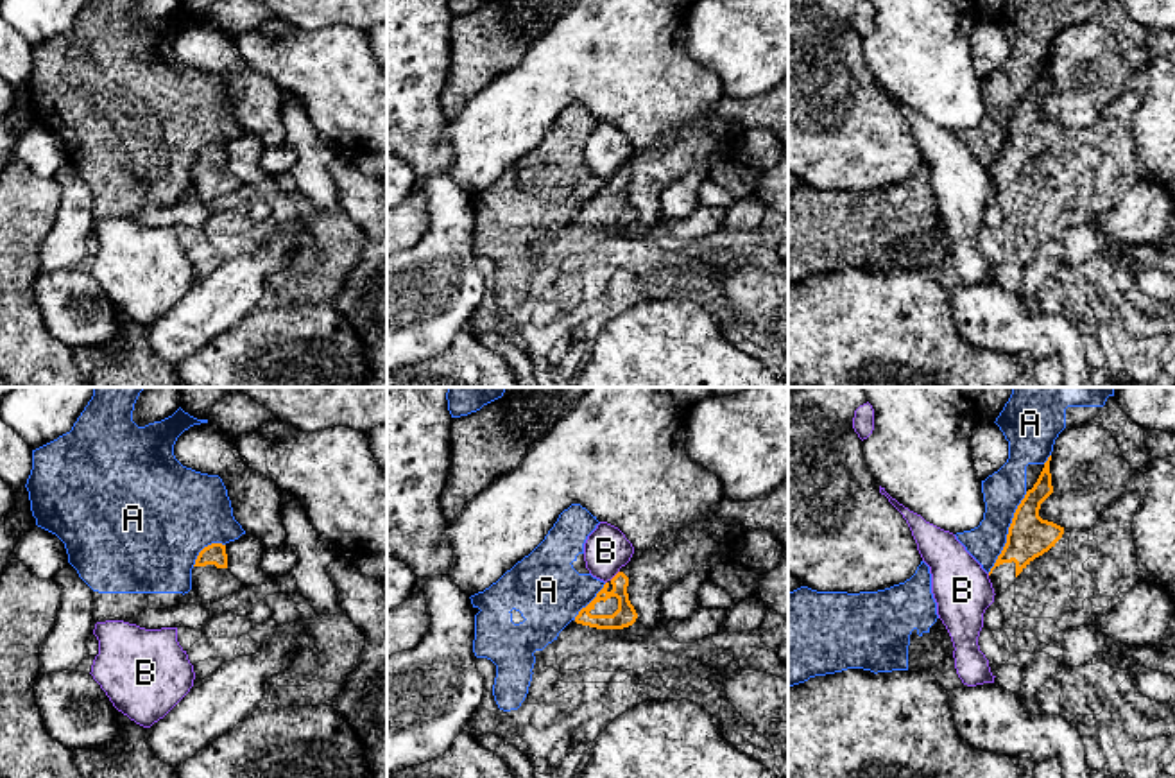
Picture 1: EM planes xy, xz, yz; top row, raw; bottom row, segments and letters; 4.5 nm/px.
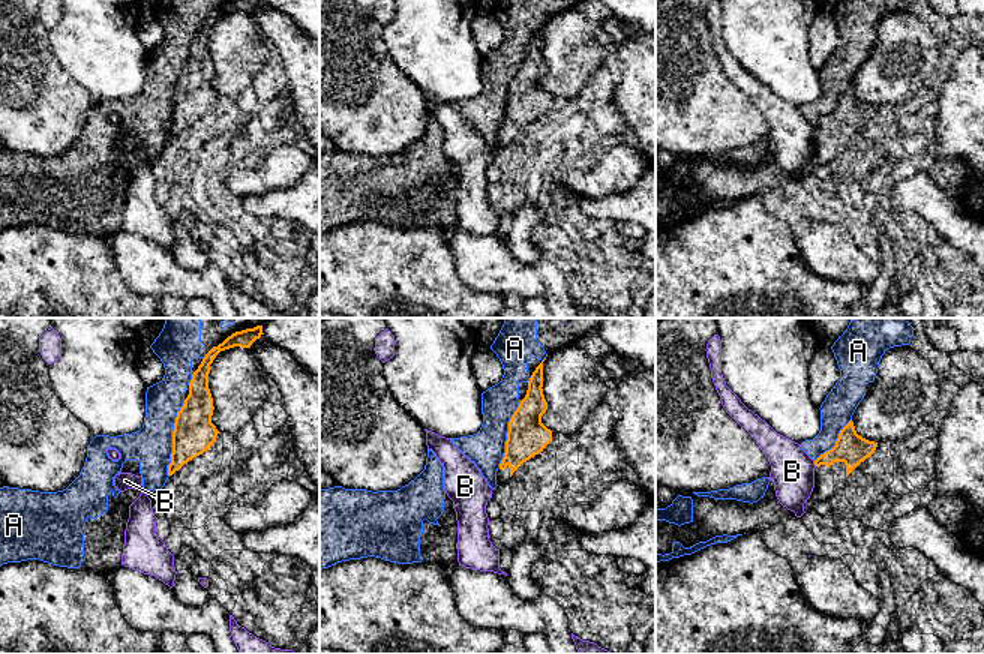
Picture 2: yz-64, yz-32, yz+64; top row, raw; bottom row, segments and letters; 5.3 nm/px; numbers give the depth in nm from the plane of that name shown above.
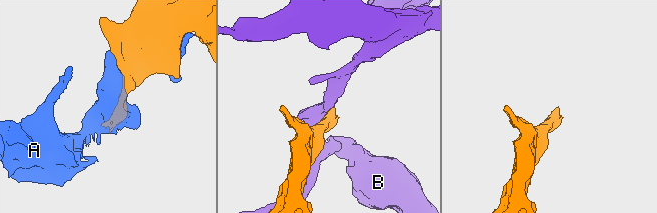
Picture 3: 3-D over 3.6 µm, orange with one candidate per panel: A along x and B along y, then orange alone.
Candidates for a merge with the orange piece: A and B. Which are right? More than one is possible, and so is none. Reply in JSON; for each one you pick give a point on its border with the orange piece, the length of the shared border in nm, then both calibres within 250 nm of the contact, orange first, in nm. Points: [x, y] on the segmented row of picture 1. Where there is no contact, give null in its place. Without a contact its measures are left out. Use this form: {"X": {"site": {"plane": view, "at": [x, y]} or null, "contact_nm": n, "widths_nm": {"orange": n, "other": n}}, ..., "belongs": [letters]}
{"belongs": []}

